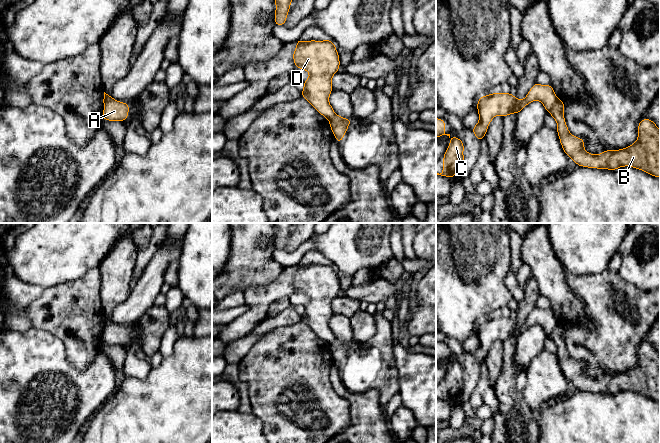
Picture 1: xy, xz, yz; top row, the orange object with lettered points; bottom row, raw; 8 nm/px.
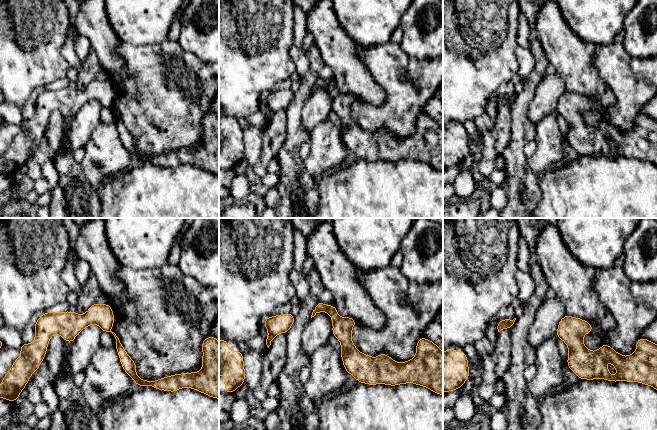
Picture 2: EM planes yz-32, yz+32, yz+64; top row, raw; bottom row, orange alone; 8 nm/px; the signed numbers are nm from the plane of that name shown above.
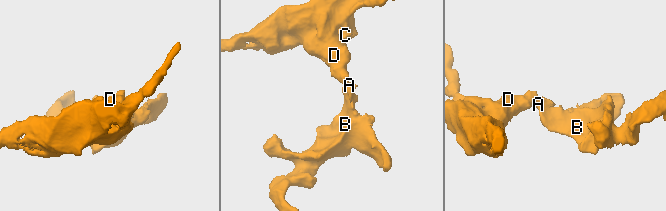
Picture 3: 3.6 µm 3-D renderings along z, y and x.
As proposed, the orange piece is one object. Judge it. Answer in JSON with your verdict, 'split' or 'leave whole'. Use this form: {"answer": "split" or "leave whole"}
{"answer": "split"}

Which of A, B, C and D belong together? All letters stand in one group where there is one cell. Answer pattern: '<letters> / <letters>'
A B / C D

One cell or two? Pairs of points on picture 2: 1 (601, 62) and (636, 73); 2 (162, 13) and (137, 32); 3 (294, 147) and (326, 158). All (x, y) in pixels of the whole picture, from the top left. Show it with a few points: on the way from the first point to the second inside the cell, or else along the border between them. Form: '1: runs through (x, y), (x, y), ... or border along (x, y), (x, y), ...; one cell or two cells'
1: runs through (610, 62), (621, 72), (627, 73); one cell
2: runs through (156, 13), (143, 26); one cell
3: border along (303, 161), (306, 170), (316, 181); two cells

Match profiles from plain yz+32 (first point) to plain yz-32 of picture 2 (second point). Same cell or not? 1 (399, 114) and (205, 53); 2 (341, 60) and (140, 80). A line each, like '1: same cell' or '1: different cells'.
1: different cells
2: different cells

